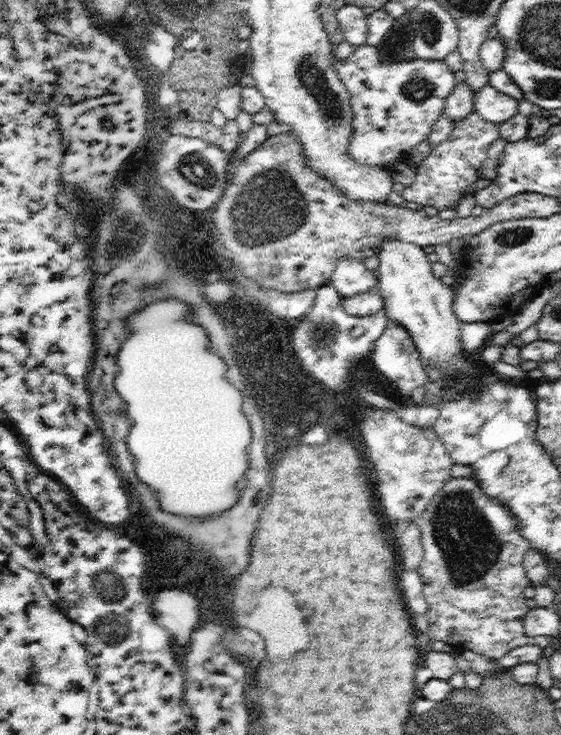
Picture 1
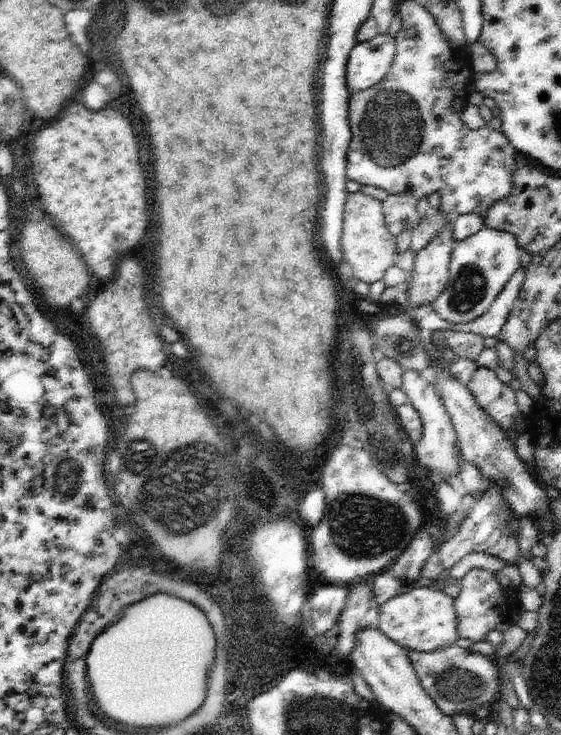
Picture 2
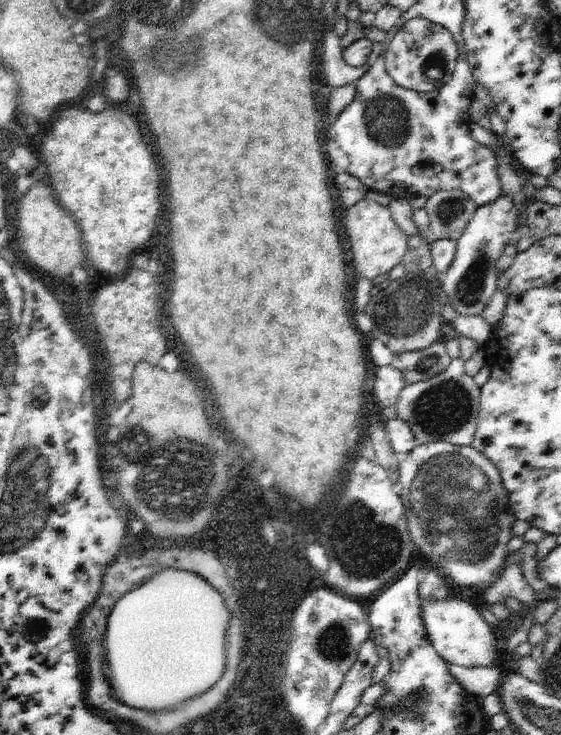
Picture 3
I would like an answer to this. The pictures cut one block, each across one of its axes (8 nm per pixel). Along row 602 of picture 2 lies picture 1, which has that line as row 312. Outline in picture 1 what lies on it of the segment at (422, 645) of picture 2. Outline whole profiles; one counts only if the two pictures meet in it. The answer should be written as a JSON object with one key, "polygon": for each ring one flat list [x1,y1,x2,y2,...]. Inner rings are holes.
{"polygon":[[385,238,379,246,377,258,379,258,379,268,377,268,379,288,377,290,379,290,383,306,385,306,385,316,389,320,395,320,397,324,401,324,409,332,409,336,411,336,411,340,413,340,413,344,419,352,419,358,423,362,423,366,427,370,435,366,441,372,449,372,449,374,453,372,451,374,453,378,457,378,461,382,471,380,471,384,473,384,477,380,477,376,471,374,471,364,461,356,465,350,461,348,463,344,459,340,461,338,461,320,453,312,453,298,455,296,451,294,449,286,443,286,441,280,433,276,433,264,427,262,427,254,423,252,423,248,419,248,415,244,401,244,401,242,397,242,397,238]]}

